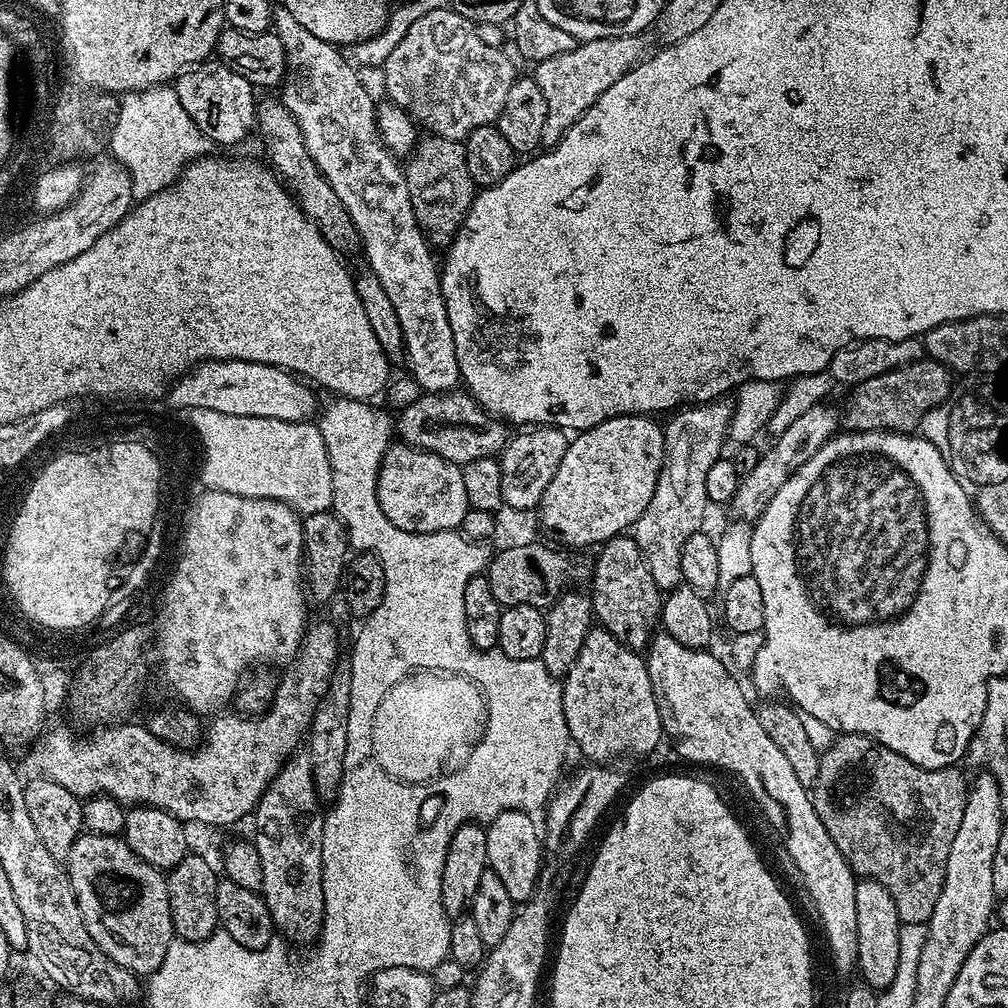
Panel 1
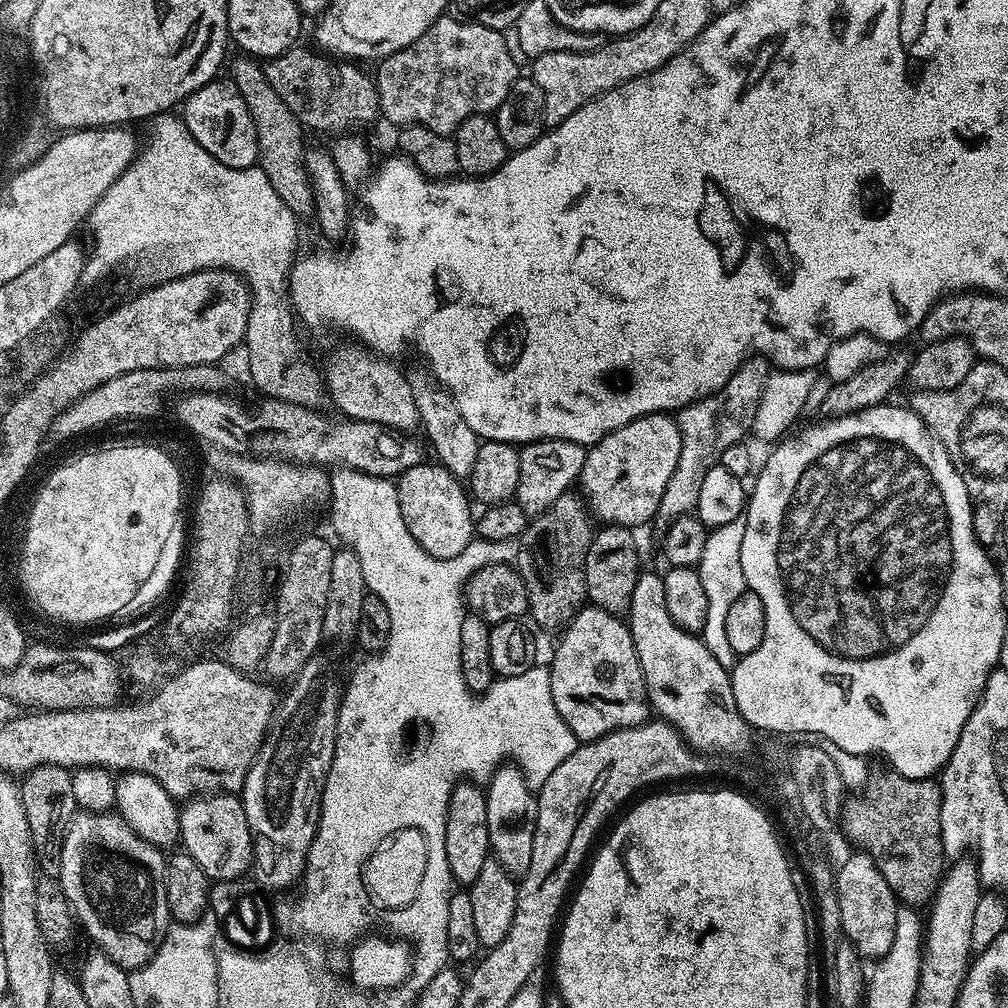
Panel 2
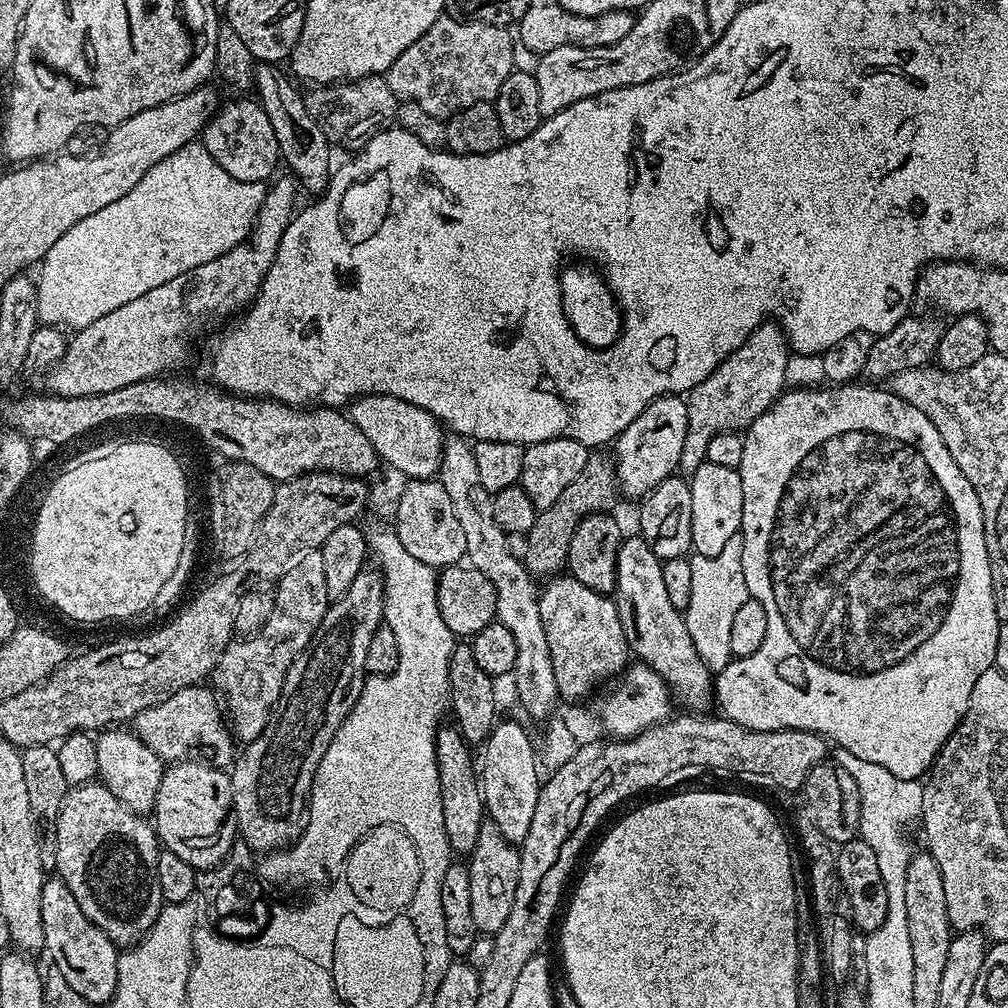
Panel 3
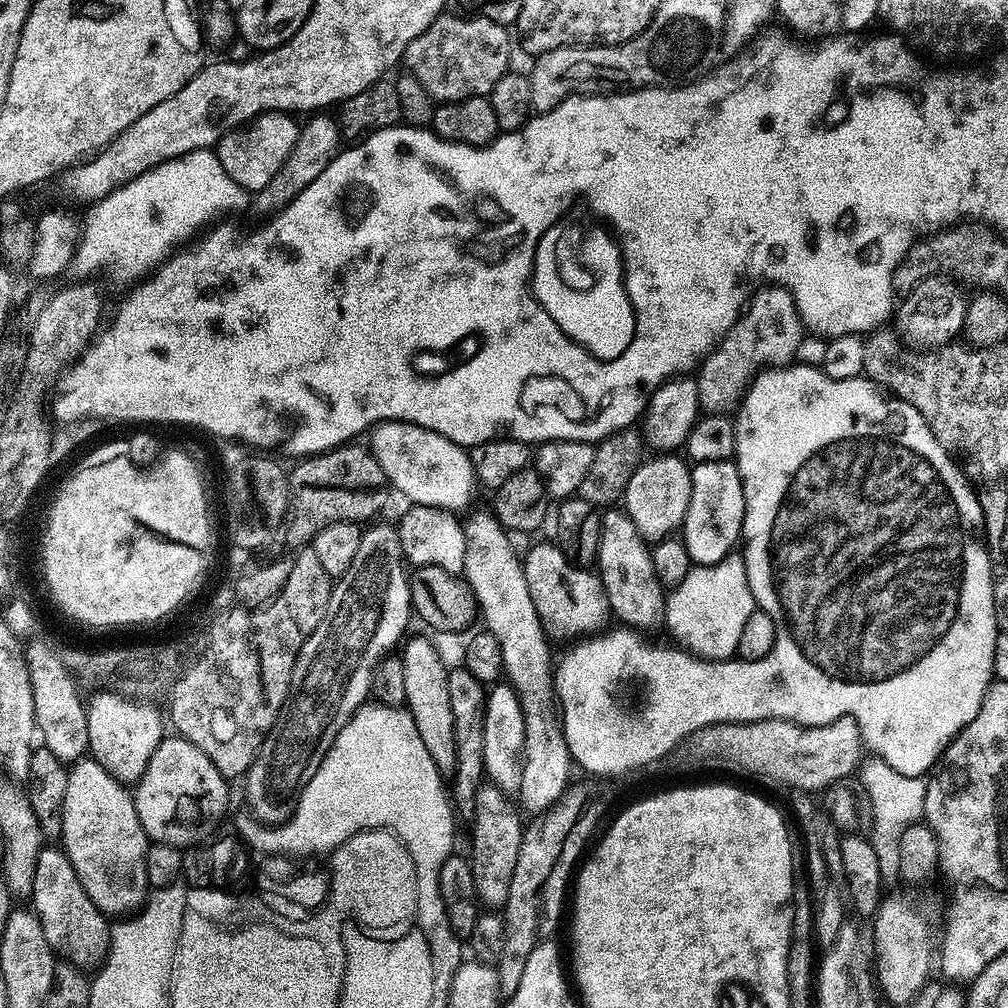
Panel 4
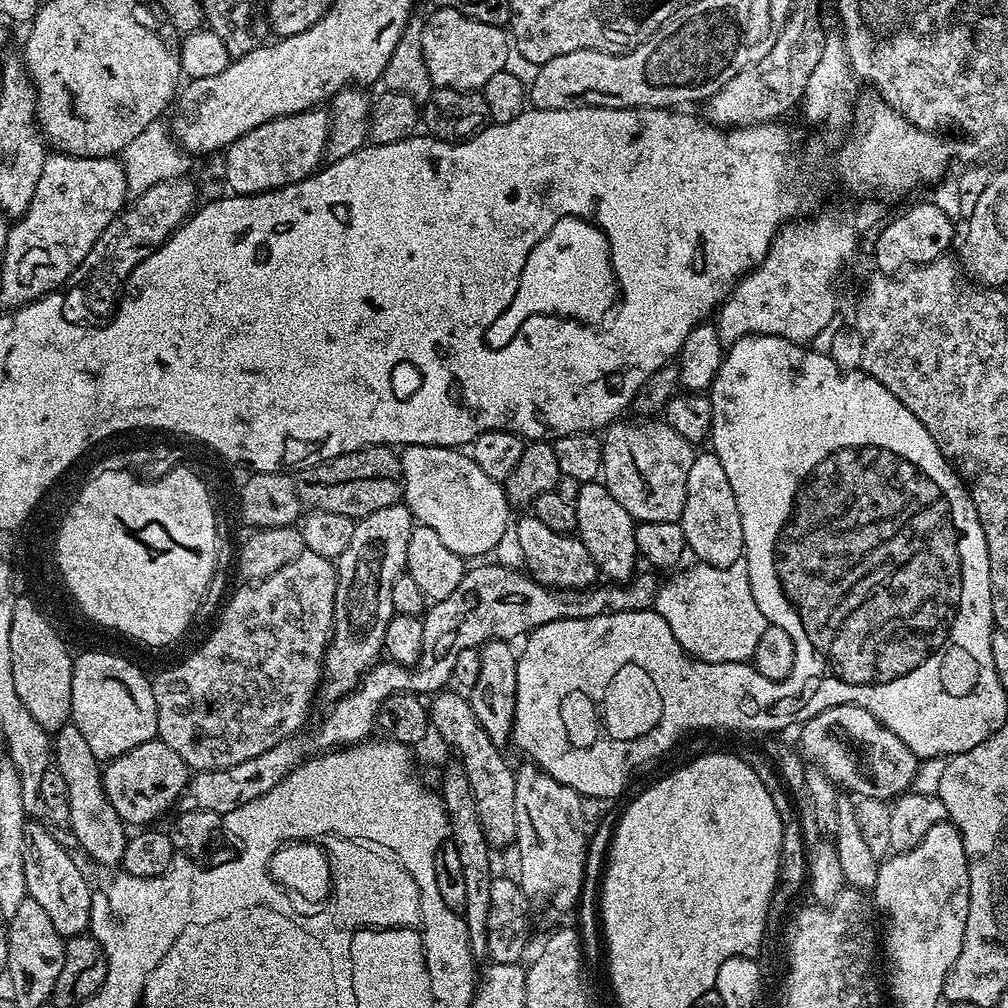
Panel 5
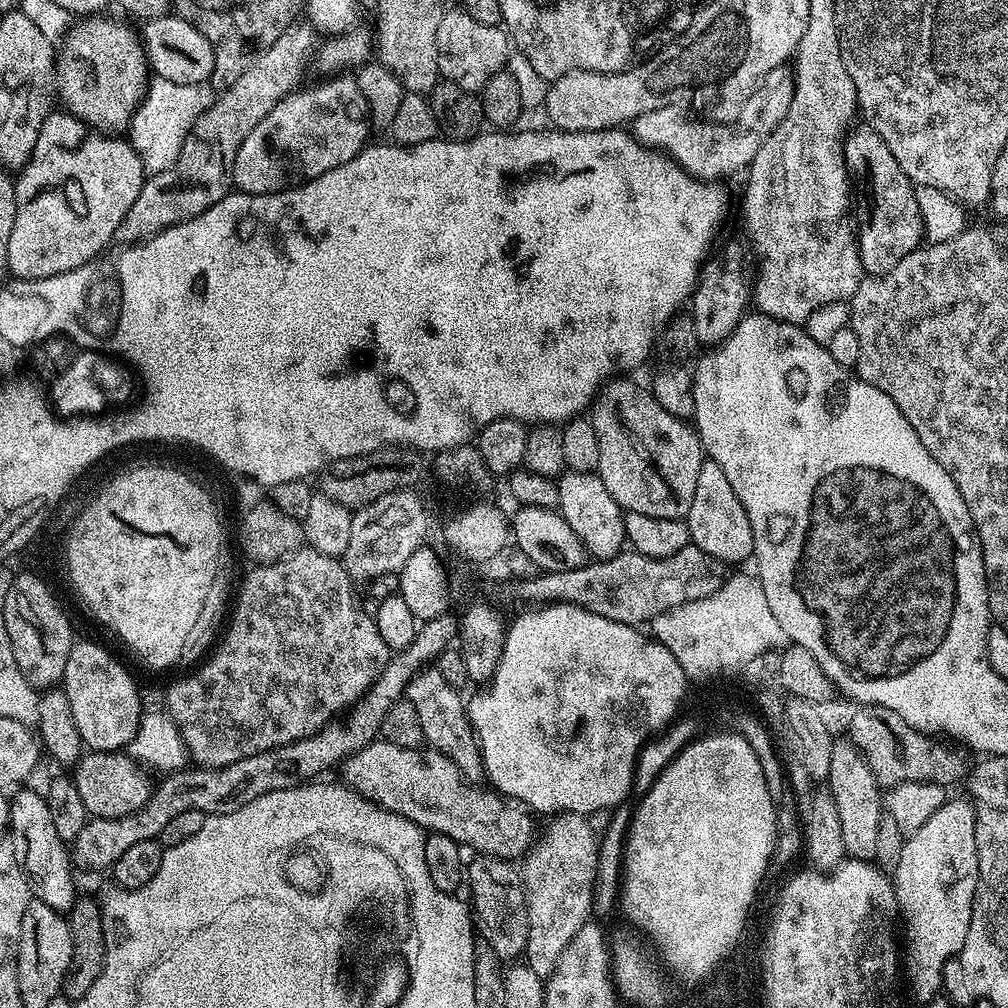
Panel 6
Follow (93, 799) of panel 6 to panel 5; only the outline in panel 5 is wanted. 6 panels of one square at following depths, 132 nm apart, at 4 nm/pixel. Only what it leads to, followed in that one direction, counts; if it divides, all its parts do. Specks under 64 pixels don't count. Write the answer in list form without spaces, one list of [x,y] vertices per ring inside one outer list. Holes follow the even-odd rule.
[[[157,738],[142,742],[142,746],[134,746],[134,750],[107,761],[103,765],[102,775],[106,798],[125,825],[148,826],[151,820],[158,819],[163,812],[177,807],[188,786],[190,769],[185,760],[178,758],[178,754],[166,746],[166,742]]]

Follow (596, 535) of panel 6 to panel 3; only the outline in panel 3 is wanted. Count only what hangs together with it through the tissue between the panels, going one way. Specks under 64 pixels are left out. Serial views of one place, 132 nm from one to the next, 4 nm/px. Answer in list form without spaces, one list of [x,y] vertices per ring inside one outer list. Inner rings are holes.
[[[638,534],[620,541],[614,599],[618,618],[622,618],[629,653],[662,677],[673,701],[684,707],[681,709],[696,714],[707,713],[711,709],[708,707],[714,704],[714,673],[702,662],[698,650],[694,650],[681,609],[676,608],[666,595],[662,562]]]

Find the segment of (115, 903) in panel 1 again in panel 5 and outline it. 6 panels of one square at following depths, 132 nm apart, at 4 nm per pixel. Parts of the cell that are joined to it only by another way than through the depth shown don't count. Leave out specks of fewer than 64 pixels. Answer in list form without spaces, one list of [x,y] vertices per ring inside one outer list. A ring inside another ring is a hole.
[[[63,724],[55,733],[52,754],[54,767],[62,770],[62,778],[66,778],[66,786],[70,790],[70,832],[76,835],[81,850],[90,859],[100,864],[119,865],[123,861],[130,832],[106,798],[101,761],[97,760],[94,750],[90,750],[86,737],[76,724]]]

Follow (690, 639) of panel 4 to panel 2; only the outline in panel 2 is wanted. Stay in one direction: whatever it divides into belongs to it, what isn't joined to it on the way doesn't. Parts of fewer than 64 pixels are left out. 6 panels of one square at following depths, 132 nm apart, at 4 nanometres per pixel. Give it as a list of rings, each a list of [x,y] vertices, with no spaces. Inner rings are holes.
[[[742,518],[726,522],[726,526],[711,529],[706,538],[706,550],[702,550],[702,558],[698,565],[702,586],[706,589],[708,607],[702,639],[710,654],[714,654],[720,665],[729,670],[735,668],[738,657],[726,639],[726,613],[732,603],[746,590],[742,574],[742,534],[746,534],[746,522]]]

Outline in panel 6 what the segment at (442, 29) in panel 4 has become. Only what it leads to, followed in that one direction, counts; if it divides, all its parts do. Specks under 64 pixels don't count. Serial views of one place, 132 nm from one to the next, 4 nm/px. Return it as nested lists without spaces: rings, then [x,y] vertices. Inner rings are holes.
[[[462,10],[451,11],[441,15],[436,31],[438,70],[447,83],[456,84],[462,90],[476,94],[494,73],[507,65],[510,37],[500,24],[474,22],[474,18]]]

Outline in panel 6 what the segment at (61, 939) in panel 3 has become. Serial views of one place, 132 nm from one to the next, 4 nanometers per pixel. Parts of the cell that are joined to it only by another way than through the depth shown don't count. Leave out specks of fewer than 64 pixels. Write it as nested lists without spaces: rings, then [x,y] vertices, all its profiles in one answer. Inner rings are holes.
[[[24,786],[11,793],[8,836],[14,846],[14,858],[26,874],[33,897],[59,912],[71,912],[78,898],[78,891],[76,892],[76,880],[72,877],[74,862],[70,857],[70,848],[62,838],[58,838],[50,806],[46,806],[44,797],[30,787]]]

